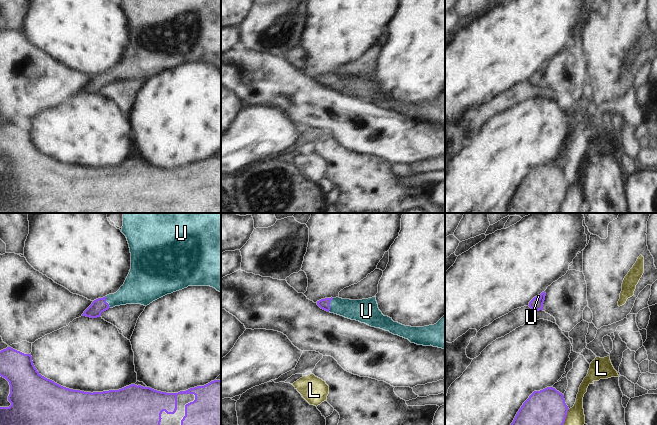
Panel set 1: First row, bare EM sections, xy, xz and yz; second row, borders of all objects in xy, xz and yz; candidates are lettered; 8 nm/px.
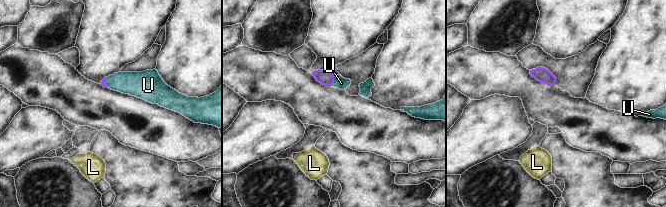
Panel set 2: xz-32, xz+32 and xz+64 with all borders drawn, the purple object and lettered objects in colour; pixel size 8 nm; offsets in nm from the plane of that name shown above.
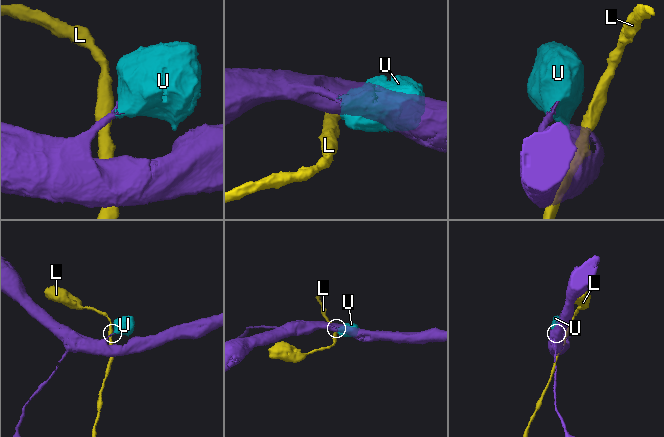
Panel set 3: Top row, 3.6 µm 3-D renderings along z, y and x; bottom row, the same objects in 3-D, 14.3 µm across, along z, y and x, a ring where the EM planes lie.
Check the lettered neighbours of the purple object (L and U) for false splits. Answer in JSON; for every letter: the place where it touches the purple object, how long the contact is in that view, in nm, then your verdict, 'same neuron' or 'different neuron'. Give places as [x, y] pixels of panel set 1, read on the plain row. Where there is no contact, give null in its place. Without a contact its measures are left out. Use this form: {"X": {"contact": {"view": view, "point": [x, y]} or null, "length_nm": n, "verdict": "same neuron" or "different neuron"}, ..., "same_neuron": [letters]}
{"L": {"contact": {"view": "yz", "point": [563, 199]}, "length_nm": 240, "verdict": "different neuron"}, "U": {"contact": {"view": "xz", "point": [329, 81]}, "length_nm": 120, "verdict": "same neuron"}, "same_neuron": ["U"]}

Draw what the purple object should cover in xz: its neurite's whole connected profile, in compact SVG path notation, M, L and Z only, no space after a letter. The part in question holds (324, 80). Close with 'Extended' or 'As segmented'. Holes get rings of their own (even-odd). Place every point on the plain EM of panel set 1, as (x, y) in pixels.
M375 72L362 76L331 73L317 77L317 81L327 88L389 107L408 115L411 119L445 125L445 91L434 101L411 103L384 92L378 84Z. Extended.

